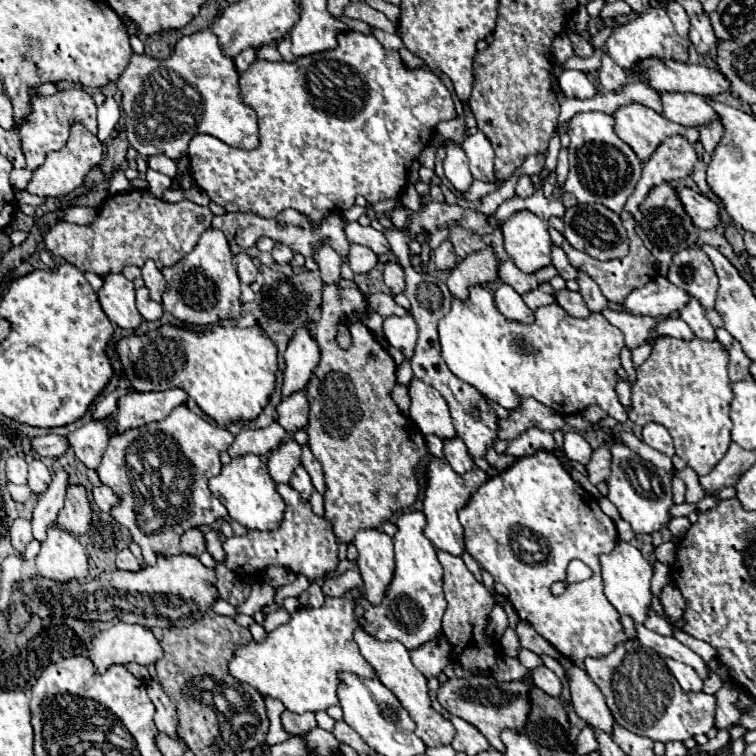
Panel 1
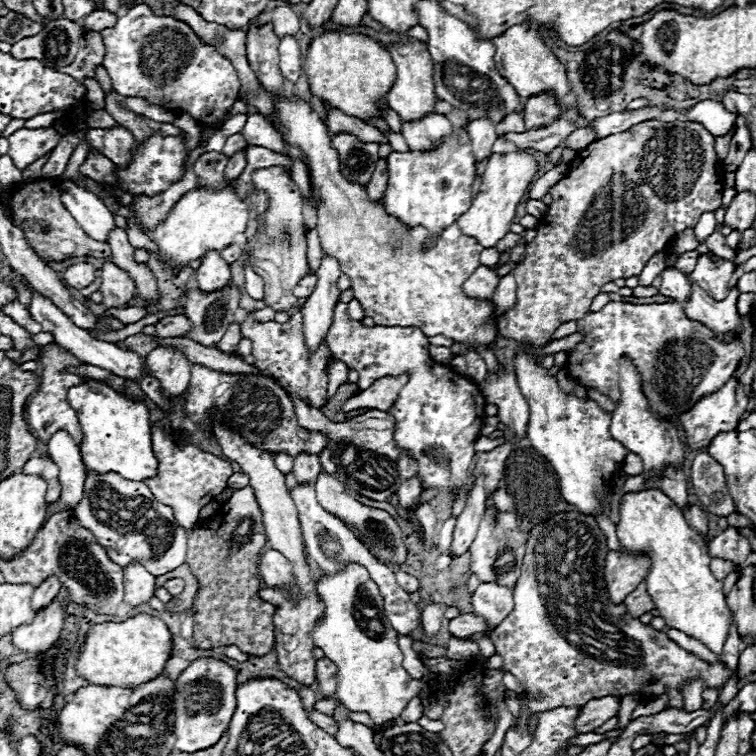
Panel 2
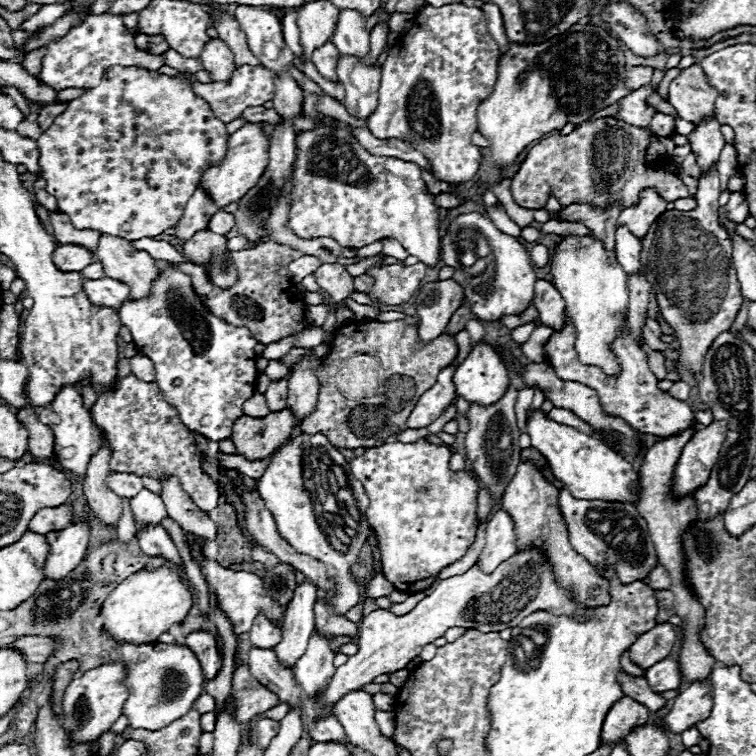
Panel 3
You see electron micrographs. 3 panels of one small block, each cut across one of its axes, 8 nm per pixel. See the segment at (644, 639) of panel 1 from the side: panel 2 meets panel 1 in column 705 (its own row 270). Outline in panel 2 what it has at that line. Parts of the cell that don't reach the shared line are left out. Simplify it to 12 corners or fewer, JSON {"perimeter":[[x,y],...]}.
{"perimeter":[[676,268],[660,272],[660,294],[686,300],[690,284]]}

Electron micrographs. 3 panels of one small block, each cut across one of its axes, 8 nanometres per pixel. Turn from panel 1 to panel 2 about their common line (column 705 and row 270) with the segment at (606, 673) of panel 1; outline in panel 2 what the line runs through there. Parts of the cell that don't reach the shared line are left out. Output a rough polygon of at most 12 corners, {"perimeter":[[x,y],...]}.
{"perimeter":[[698,256],[690,278],[716,302],[728,296],[732,260]]}

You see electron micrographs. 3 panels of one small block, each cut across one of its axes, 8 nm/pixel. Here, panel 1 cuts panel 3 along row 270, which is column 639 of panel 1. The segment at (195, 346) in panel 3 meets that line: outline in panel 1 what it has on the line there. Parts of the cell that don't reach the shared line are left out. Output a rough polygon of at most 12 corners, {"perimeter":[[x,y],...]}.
{"perimeter":[[606,112],[568,126],[560,192],[622,212],[642,160]]}

